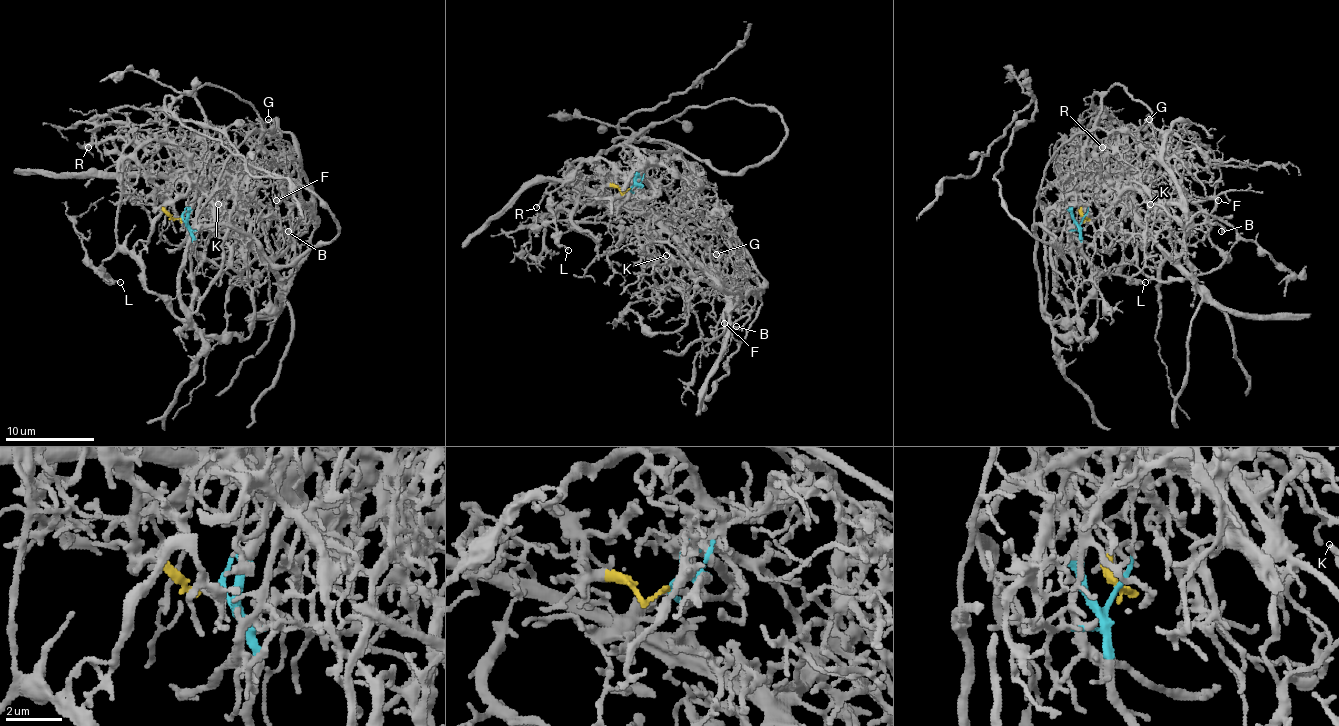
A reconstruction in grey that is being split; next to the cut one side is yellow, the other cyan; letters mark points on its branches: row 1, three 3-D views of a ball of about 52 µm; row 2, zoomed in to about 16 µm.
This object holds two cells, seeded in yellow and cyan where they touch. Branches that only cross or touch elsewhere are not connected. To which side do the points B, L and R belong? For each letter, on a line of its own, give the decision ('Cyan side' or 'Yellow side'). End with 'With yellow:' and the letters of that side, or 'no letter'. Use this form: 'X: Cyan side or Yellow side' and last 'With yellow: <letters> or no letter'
B: Yellow side
L: Cyan side
R: Yellow side
With yellow: B, R

